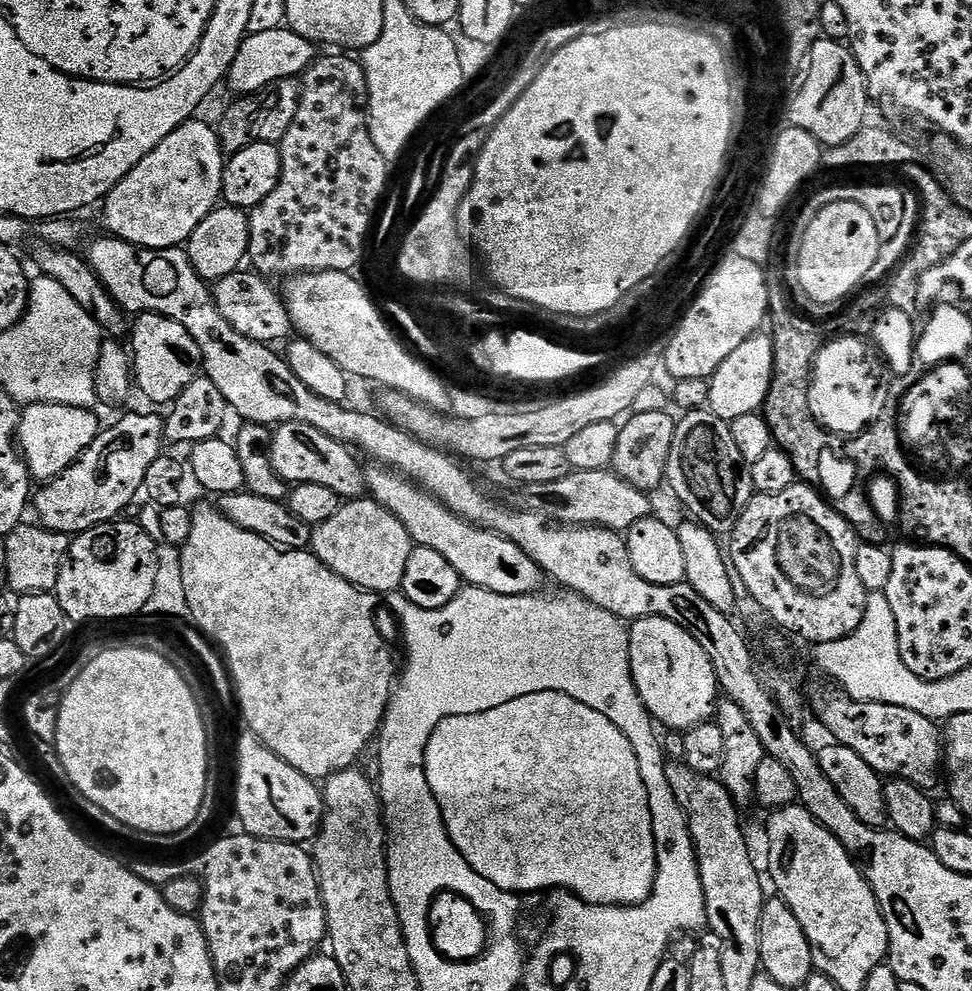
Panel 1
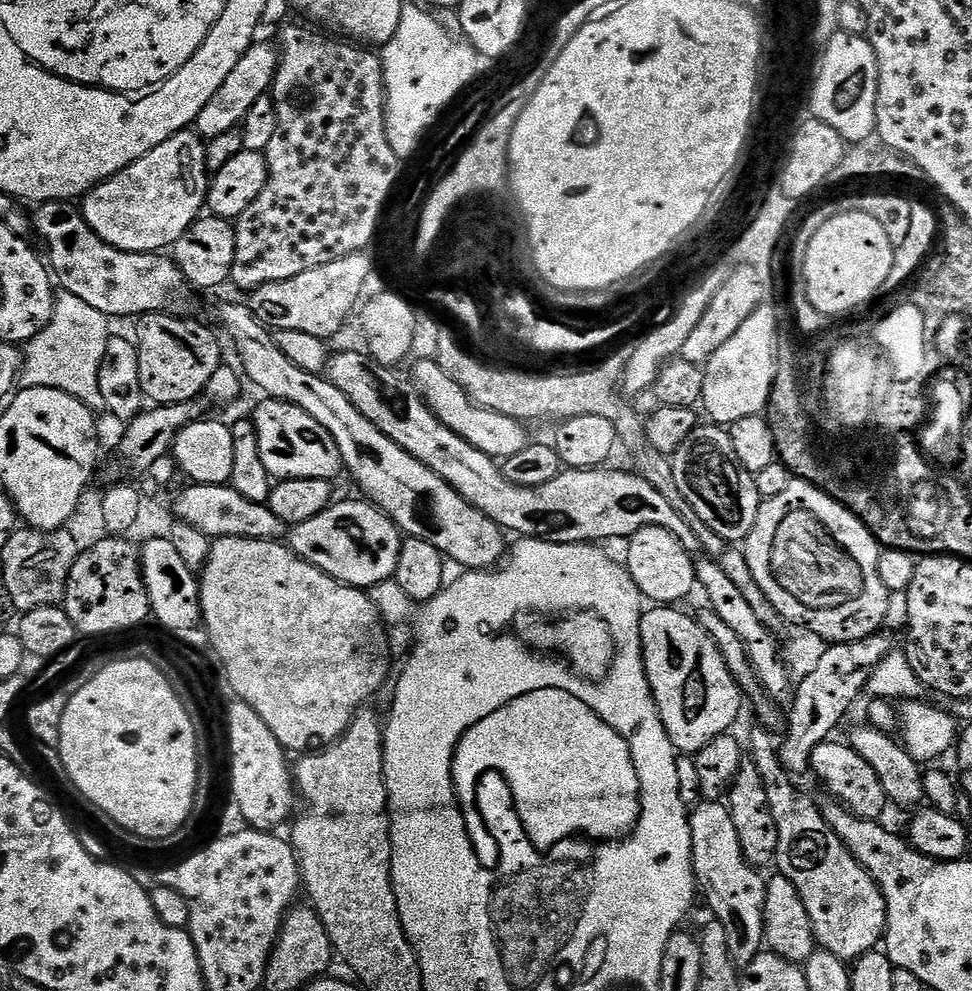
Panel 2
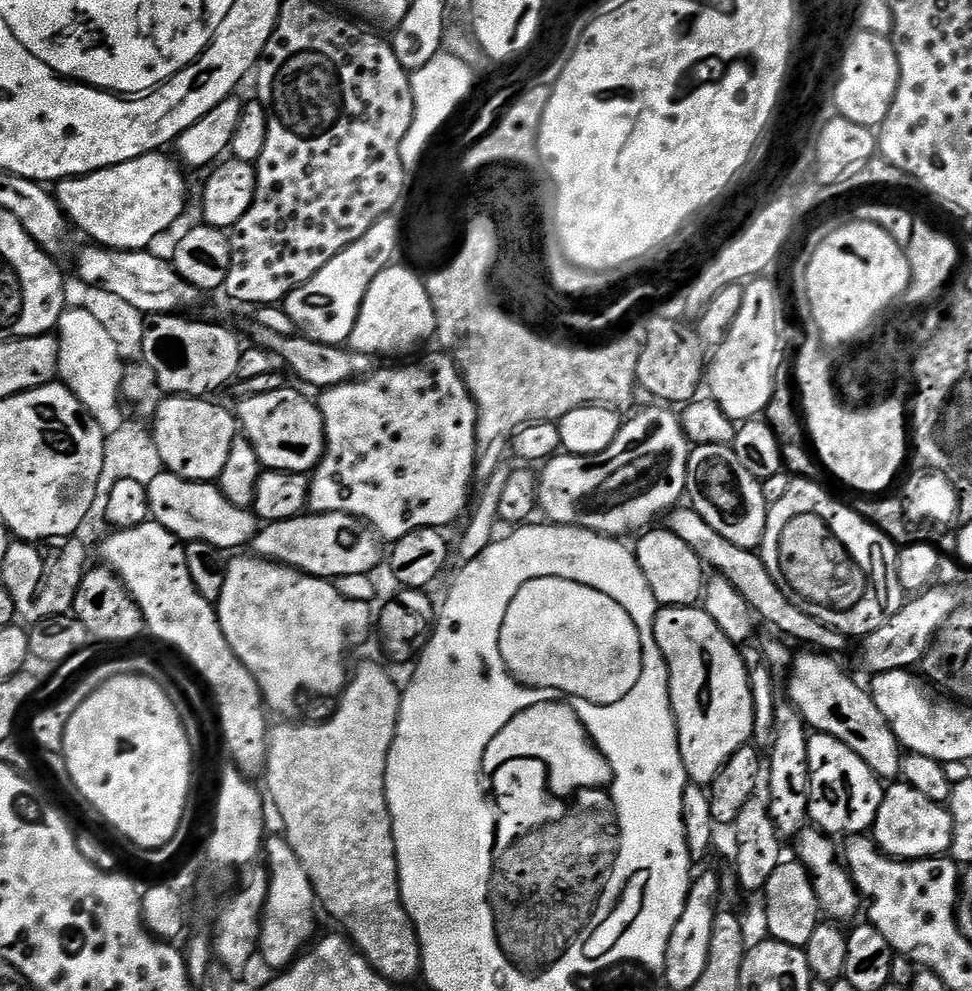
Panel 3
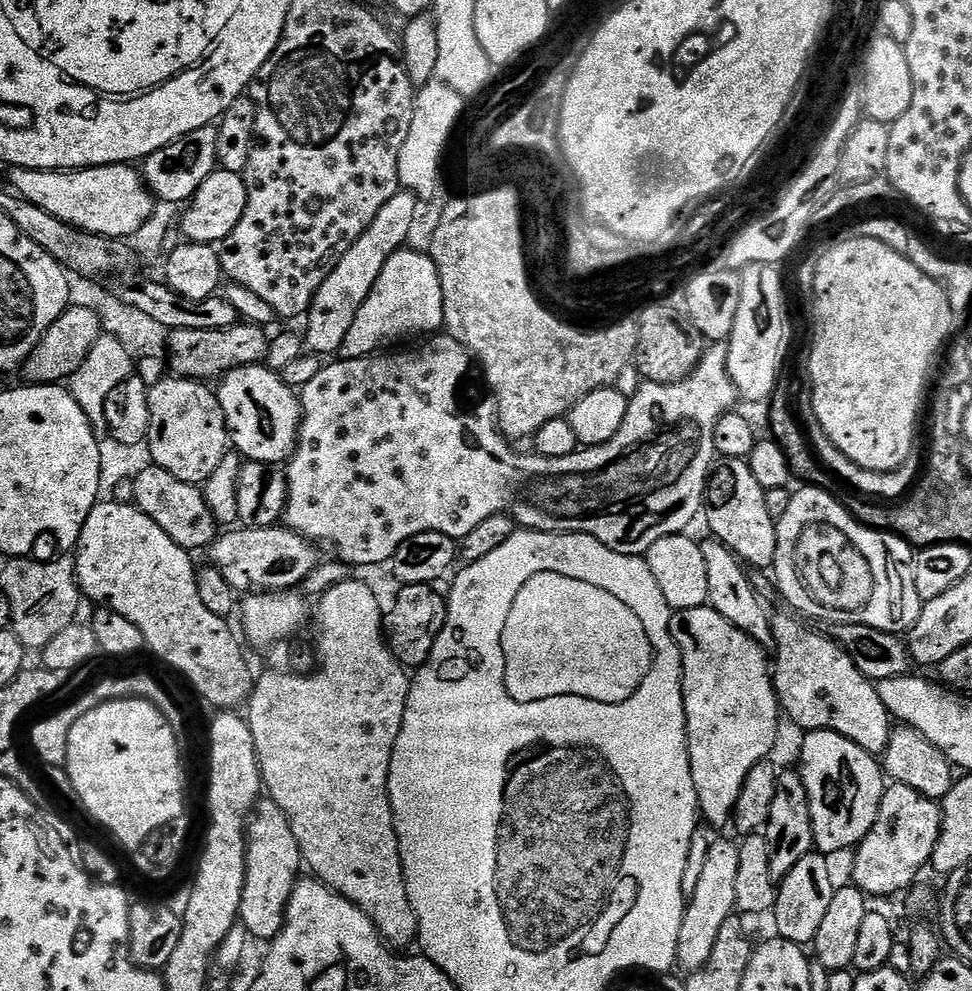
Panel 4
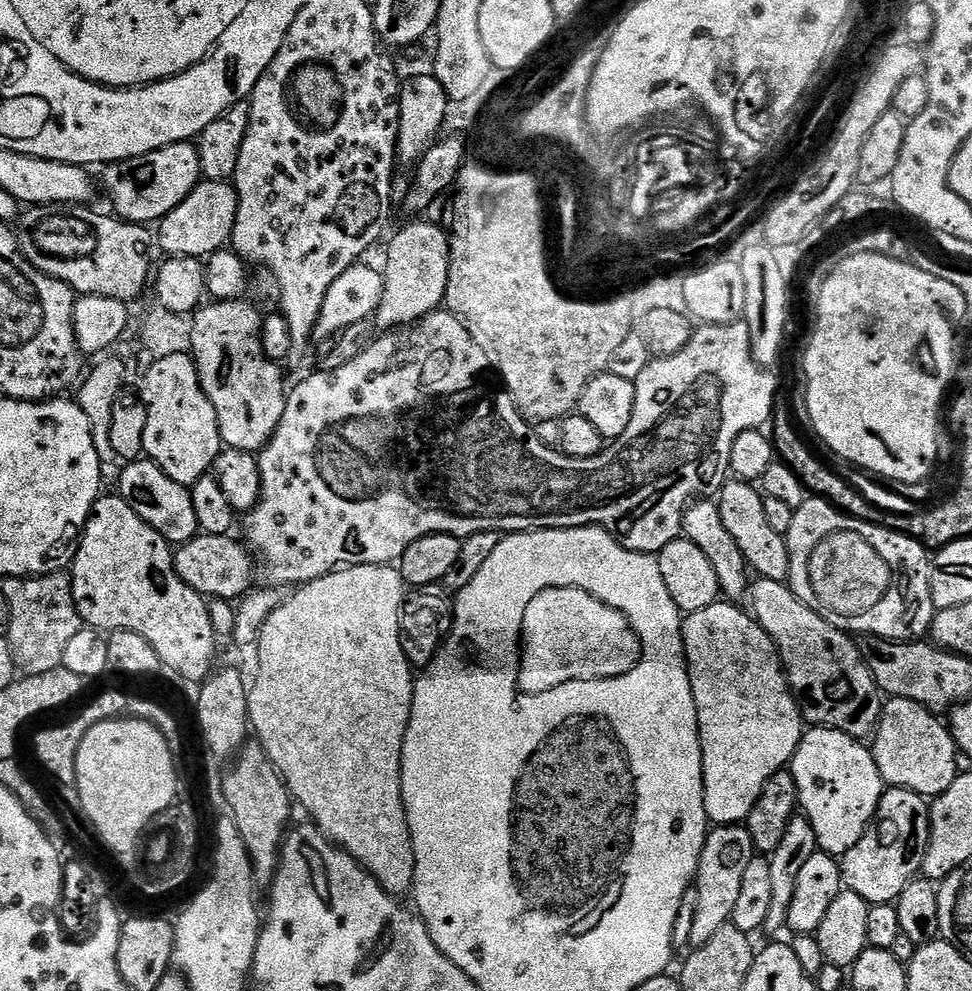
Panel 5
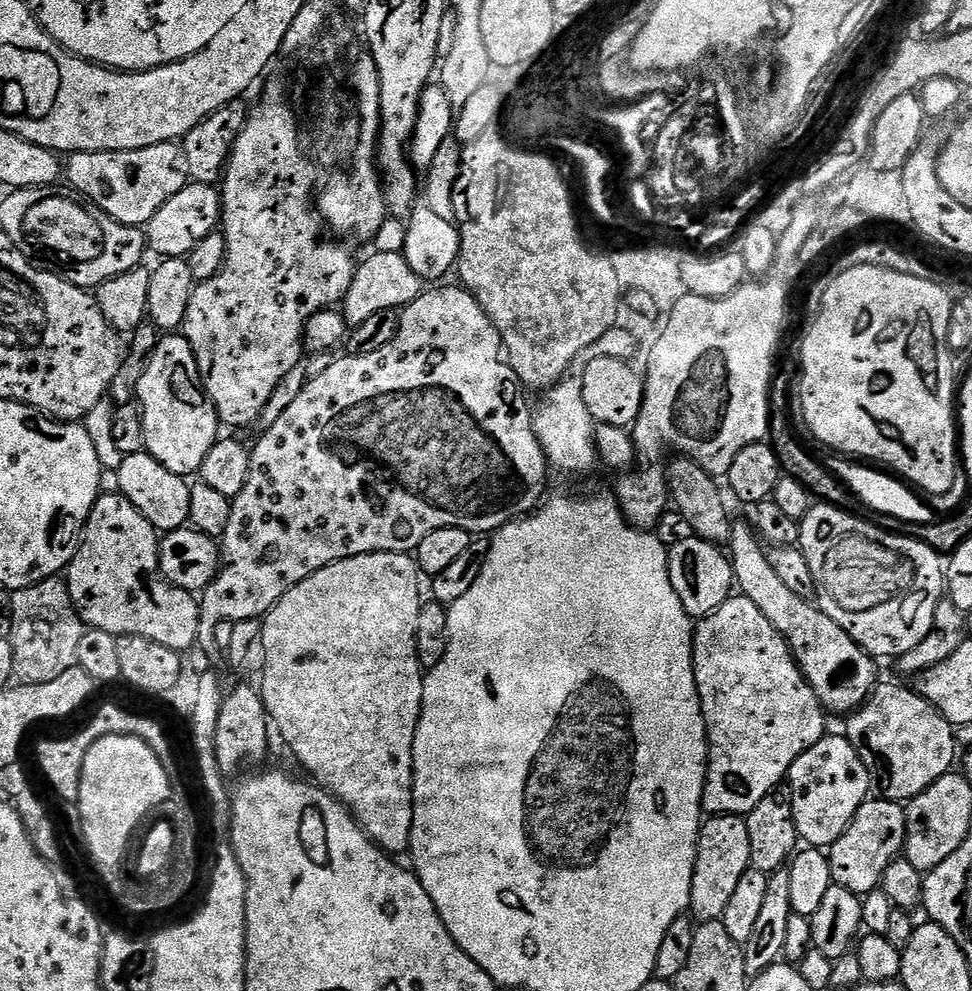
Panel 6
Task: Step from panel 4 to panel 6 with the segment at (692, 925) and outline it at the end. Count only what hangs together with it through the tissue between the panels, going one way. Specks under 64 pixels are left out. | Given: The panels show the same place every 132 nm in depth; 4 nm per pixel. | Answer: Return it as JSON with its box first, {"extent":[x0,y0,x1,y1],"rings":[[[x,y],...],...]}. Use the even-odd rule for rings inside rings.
{"extent":[688,815,751,922],"rings":[[[713,815],[705,819],[700,825],[700,841],[696,843],[692,897],[688,903],[691,915],[700,922],[721,919],[742,874],[746,874],[751,863],[750,830],[745,817]]]}

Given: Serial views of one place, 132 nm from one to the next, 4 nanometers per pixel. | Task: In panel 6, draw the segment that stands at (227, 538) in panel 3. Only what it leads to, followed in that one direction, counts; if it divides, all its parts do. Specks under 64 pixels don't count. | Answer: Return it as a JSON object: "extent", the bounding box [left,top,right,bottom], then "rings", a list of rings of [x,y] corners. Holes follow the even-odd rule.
{"extent":[114,450,190,533],"rings":[[[147,450],[125,455],[122,466],[115,469],[114,476],[120,483],[119,495],[130,501],[134,507],[155,526],[157,533],[173,532],[189,523],[190,484],[185,477],[174,474],[162,466]]]}

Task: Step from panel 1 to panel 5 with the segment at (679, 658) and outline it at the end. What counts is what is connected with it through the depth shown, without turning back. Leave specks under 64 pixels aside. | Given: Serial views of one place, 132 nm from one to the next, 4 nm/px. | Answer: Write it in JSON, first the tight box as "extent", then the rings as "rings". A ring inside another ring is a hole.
{"extent":[682,602,806,826],"rings":[[[717,602],[706,606],[697,612],[689,612],[683,617],[682,631],[684,634],[684,657],[688,663],[688,677],[694,694],[694,706],[696,707],[696,735],[702,746],[702,774],[704,775],[704,812],[709,821],[716,826],[740,826],[745,823],[754,810],[754,802],[758,802],[758,794],[762,794],[762,786],[770,782],[770,778],[776,772],[783,772],[791,765],[792,756],[798,750],[800,739],[806,731],[804,715],[800,713],[800,707],[788,684],[788,675],[784,673],[784,664],[780,661],[780,651],[772,641],[772,636],[762,630],[755,615],[751,611],[740,609],[736,602]]]}

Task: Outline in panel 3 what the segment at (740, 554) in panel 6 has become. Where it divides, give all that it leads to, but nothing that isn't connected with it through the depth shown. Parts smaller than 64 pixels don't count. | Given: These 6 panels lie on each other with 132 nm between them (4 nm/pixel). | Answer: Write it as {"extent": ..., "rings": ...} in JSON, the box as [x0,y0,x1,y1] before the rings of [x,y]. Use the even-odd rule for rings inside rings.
{"extent":[786,650,902,782],"rings":[[[804,650],[792,662],[792,671],[786,677],[788,683],[787,699],[800,711],[805,724],[813,733],[821,732],[827,736],[838,738],[881,781],[892,782],[900,776],[902,749],[894,730],[882,718],[882,710],[872,700],[872,693],[867,687],[859,688],[850,677],[844,673],[839,659],[819,650]]]}

